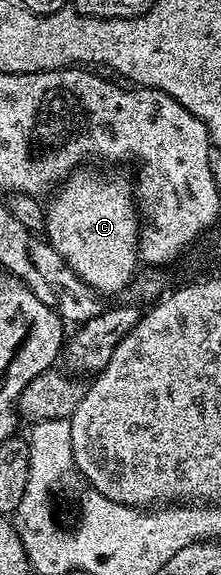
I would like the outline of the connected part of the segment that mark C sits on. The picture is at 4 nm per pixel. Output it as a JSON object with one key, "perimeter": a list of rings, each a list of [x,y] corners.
{"perimeter":[[[89,168],[74,170],[56,187],[47,202],[43,232],[55,252],[91,289],[110,296],[119,293],[129,281],[130,285],[138,273],[142,219],[130,179],[128,182],[113,174],[85,169]]]}

